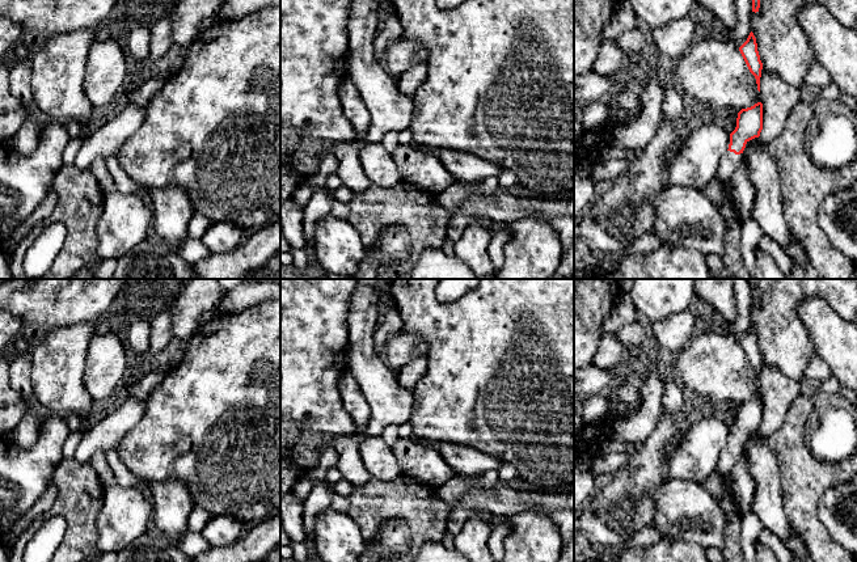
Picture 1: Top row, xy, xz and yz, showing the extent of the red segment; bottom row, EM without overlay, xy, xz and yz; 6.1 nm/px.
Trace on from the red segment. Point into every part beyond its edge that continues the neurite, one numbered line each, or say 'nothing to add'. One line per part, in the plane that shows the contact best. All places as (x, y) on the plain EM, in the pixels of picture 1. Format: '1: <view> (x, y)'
1: yz (730, 456)

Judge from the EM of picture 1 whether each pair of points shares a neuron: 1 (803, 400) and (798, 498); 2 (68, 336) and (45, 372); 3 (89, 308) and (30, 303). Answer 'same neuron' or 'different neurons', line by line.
1: same neuron
2: same neuron
3: same neuron

